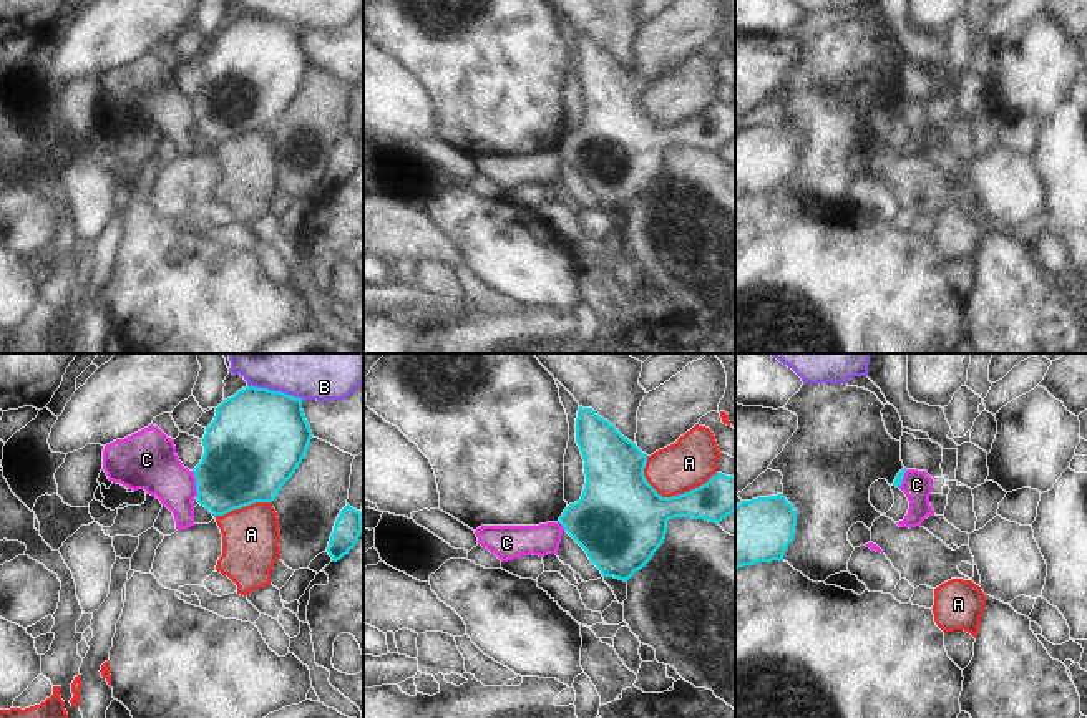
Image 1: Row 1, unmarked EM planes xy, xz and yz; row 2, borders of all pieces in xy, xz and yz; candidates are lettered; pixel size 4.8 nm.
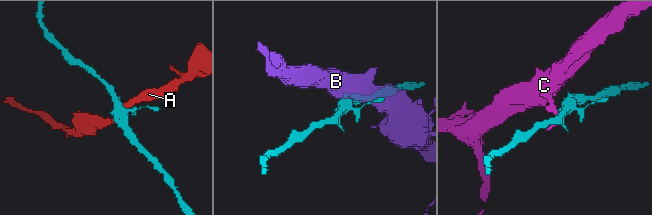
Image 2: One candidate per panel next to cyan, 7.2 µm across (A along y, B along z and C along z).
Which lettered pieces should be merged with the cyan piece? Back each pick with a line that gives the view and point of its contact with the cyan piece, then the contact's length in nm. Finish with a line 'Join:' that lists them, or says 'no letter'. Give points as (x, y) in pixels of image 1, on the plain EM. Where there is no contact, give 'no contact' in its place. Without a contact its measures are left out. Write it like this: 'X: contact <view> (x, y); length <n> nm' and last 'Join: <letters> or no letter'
Join: no letter

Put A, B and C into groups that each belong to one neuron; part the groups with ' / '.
A / B / C

